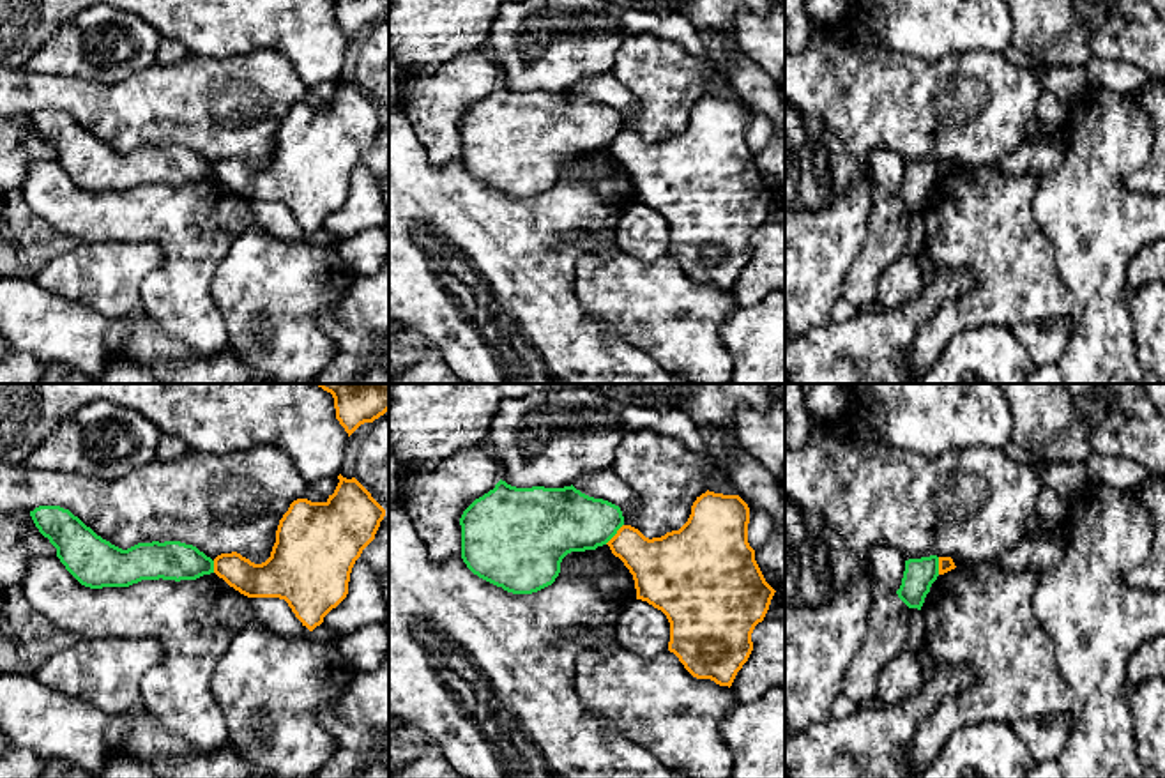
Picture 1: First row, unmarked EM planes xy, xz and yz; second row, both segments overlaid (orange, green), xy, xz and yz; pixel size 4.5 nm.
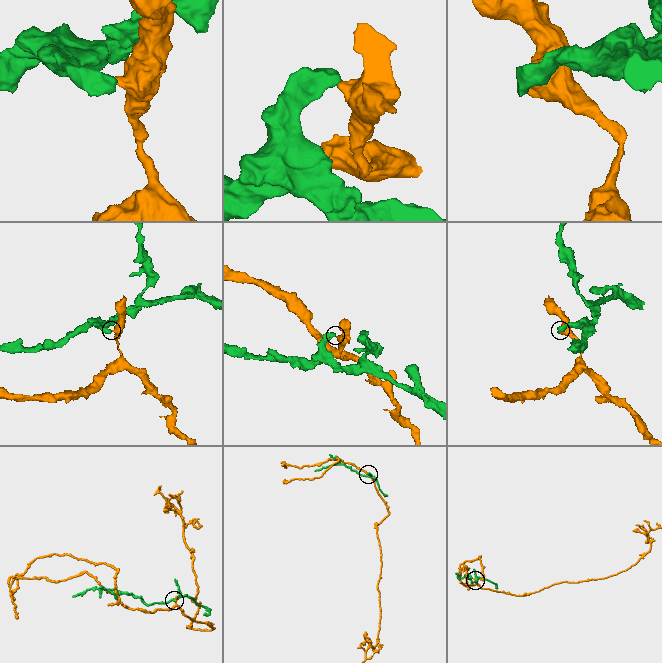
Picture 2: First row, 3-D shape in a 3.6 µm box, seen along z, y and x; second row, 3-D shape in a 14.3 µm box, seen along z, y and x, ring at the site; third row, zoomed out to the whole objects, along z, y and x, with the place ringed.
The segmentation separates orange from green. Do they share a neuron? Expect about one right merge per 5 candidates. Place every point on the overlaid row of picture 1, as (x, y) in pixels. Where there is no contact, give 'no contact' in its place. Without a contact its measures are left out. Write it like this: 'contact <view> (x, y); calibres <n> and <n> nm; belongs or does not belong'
contact xz (616, 534); calibres 260 and 300 nm; does not belong

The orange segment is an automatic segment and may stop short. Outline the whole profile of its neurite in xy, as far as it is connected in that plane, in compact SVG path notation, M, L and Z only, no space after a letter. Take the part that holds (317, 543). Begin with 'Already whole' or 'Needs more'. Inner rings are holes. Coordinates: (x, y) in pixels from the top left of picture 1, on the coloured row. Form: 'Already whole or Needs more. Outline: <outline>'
Already whole. Outline: M338 476L339 483L325 502L311 502L297 499L290 504L288 511L279 520L276 530L276 543L270 557L255 564L237 552L221 553L214 559L214 573L223 578L230 587L247 598L279 598L288 603L295 617L313 631L324 622L324 617L336 608L348 594L350 573L362 550L375 539L385 509L371 497L371 493L355 479Z

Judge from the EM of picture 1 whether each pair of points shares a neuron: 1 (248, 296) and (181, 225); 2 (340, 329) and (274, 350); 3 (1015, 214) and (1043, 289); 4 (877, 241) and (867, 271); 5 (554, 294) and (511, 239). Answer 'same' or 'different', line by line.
1: different
2: different
3: same
4: same
5: same

